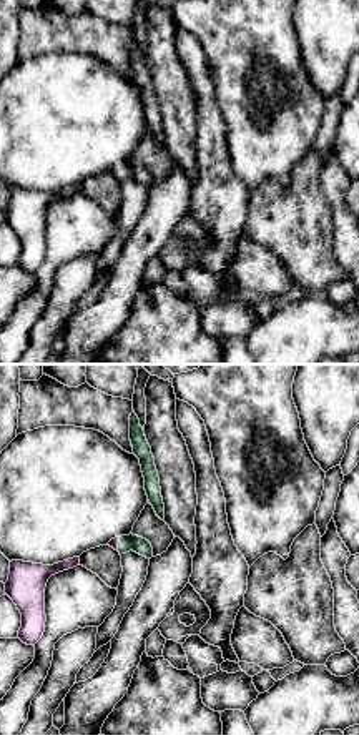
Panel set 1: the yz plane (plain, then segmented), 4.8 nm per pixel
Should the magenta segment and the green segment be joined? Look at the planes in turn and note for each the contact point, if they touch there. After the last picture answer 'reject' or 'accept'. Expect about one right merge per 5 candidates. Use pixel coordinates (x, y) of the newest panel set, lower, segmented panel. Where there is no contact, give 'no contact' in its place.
contact (117, 544)

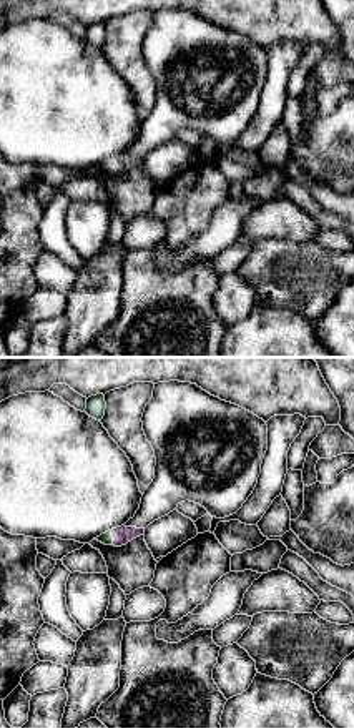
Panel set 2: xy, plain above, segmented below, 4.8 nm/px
contact (113, 537)

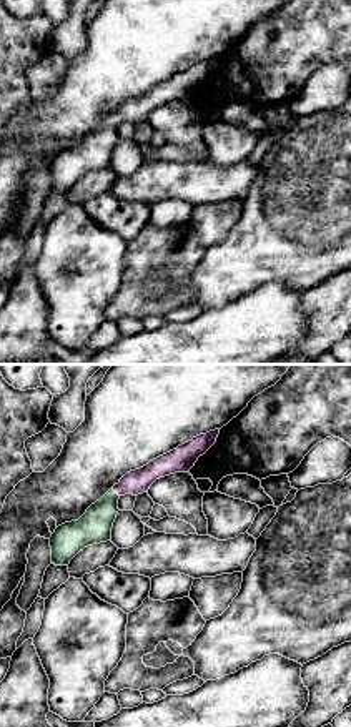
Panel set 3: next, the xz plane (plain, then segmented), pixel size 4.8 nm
contact (115, 491)

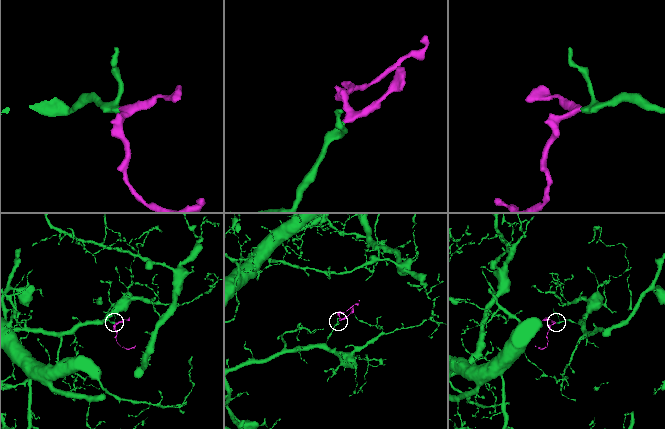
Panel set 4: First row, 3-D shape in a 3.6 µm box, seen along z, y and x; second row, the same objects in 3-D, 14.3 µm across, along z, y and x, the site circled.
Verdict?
accept

